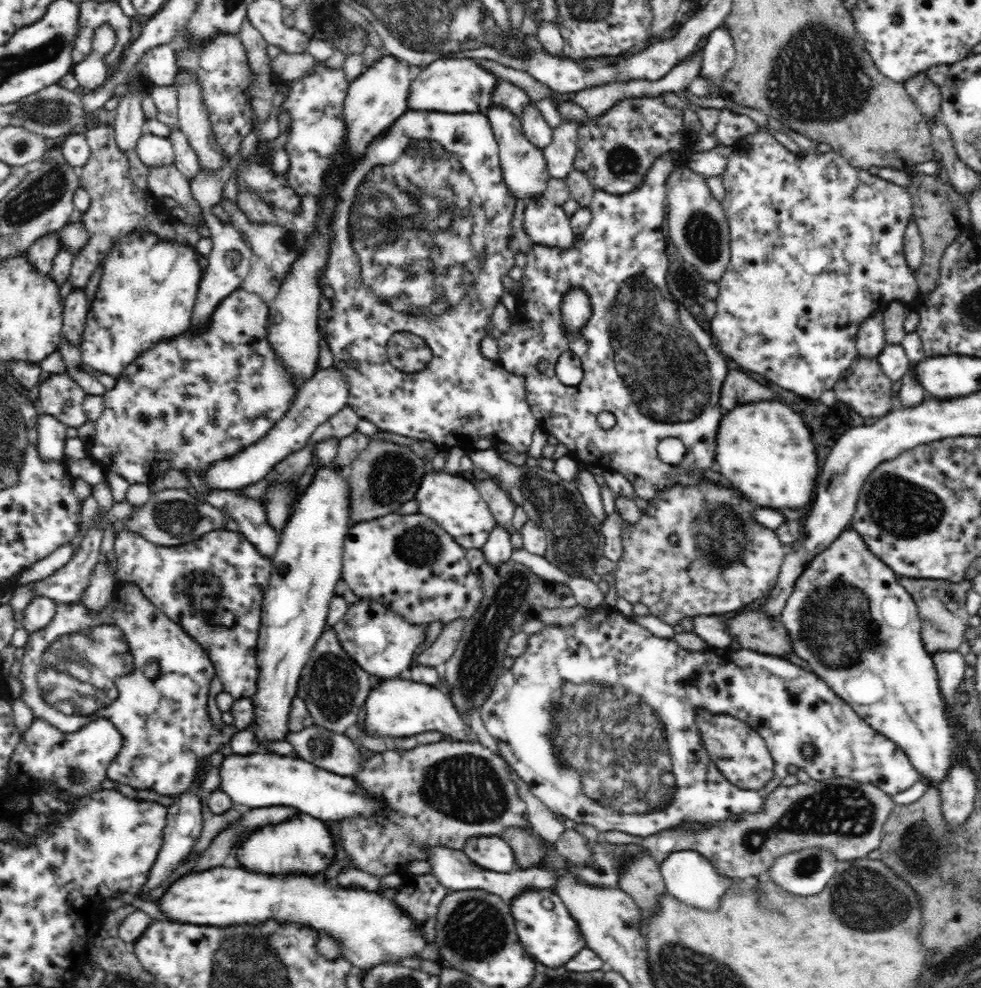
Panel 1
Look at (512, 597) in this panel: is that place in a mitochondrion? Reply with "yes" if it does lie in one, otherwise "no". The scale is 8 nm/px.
yes

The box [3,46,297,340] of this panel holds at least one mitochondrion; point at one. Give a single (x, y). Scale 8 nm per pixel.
(63, 117)

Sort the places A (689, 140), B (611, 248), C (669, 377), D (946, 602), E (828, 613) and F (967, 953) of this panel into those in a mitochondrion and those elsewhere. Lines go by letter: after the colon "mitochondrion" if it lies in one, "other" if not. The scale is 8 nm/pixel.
A: other
B: other
C: mitochondrion
D: mitochondrion
E: mitochondrion
F: mitochondrion

